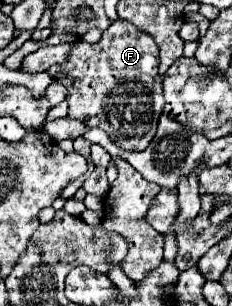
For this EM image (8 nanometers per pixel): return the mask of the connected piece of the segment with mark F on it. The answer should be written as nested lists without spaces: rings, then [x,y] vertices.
[[[114,21],[98,43],[76,41],[64,65],[46,71],[68,87],[68,117],[98,127],[124,151],[144,151],[156,135],[164,109],[162,79],[158,75],[158,47],[154,39],[128,21]]]

